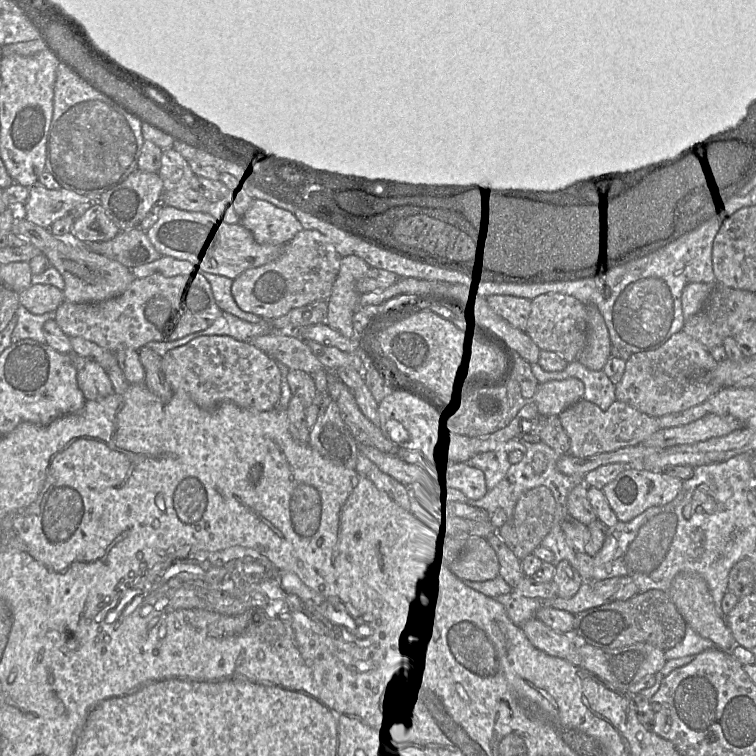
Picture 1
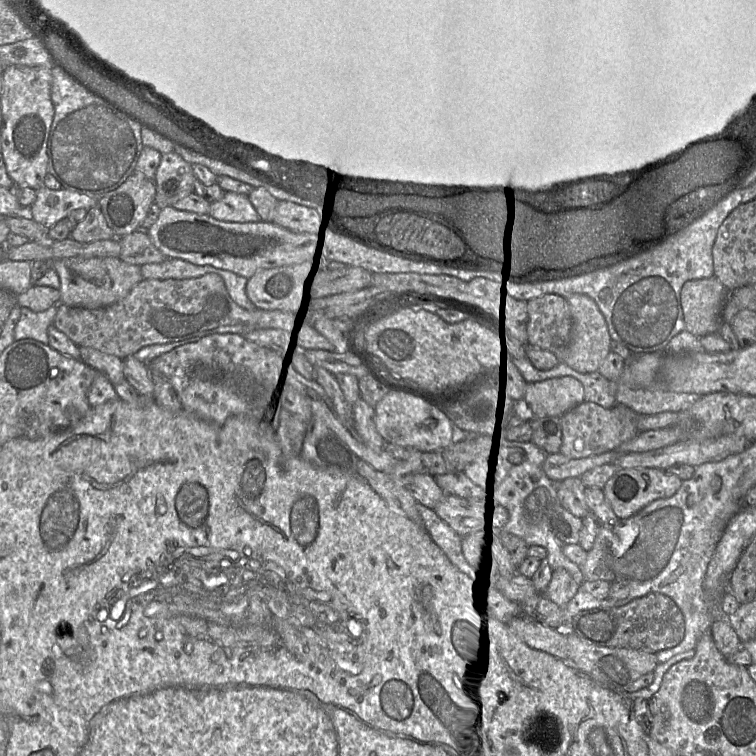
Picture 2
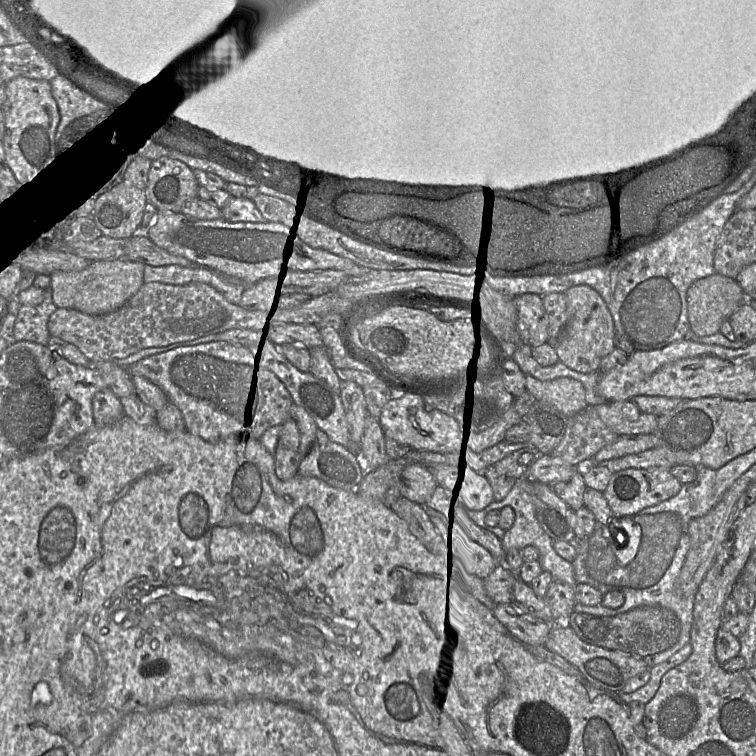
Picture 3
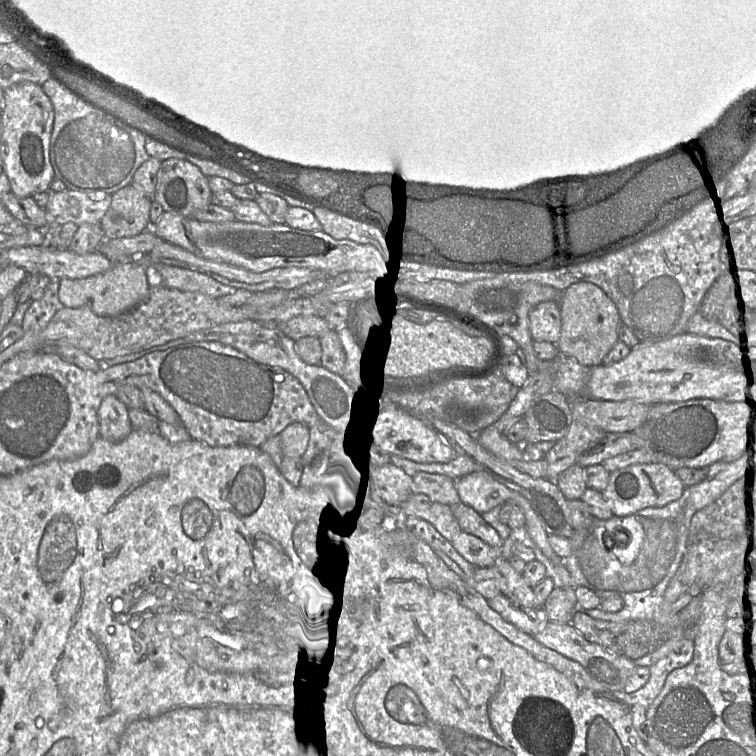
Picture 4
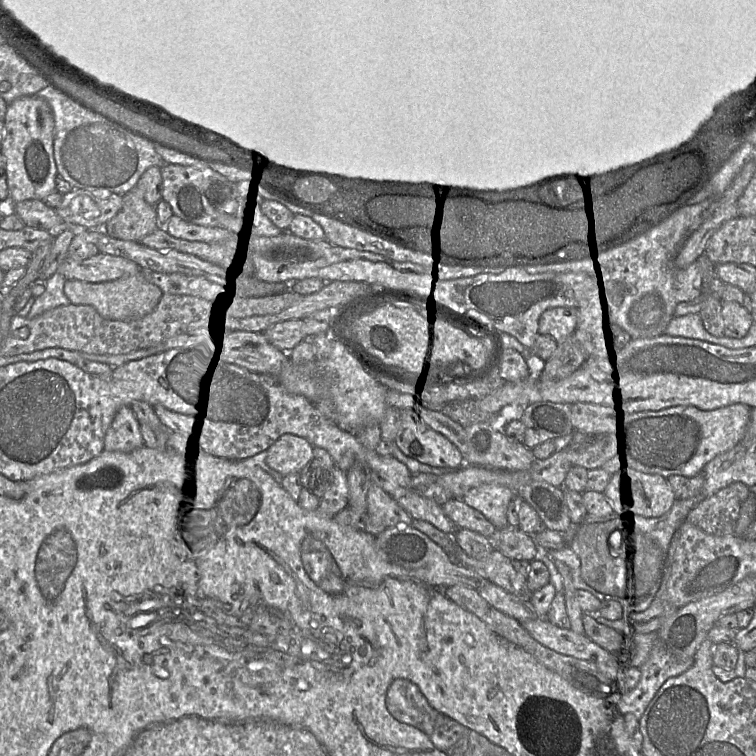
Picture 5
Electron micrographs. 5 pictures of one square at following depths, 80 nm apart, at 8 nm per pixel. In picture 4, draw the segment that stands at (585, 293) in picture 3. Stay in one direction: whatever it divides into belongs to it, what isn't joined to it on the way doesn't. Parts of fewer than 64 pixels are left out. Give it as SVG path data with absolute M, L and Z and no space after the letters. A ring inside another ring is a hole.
M586 282L573 284L564 290L559 298L561 331L556 343L559 356L573 358L580 365L594 368L618 341L617 330L620 317L616 306L596 285Z

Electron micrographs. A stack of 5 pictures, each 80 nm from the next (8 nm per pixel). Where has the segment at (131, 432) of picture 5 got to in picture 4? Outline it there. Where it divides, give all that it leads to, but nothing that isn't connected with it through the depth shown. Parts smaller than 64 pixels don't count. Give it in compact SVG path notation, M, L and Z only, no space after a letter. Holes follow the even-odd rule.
M106 396L98 410L99 434L110 442L124 440L133 430L126 405L116 396Z

